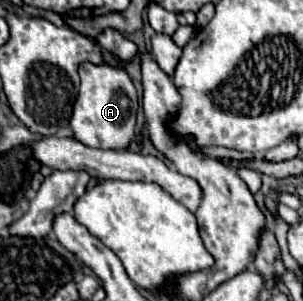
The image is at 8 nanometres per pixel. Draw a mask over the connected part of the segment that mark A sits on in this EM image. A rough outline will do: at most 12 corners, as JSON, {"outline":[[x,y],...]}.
{"outline":[[81,63],[73,137],[127,149],[137,89],[121,65]]}

